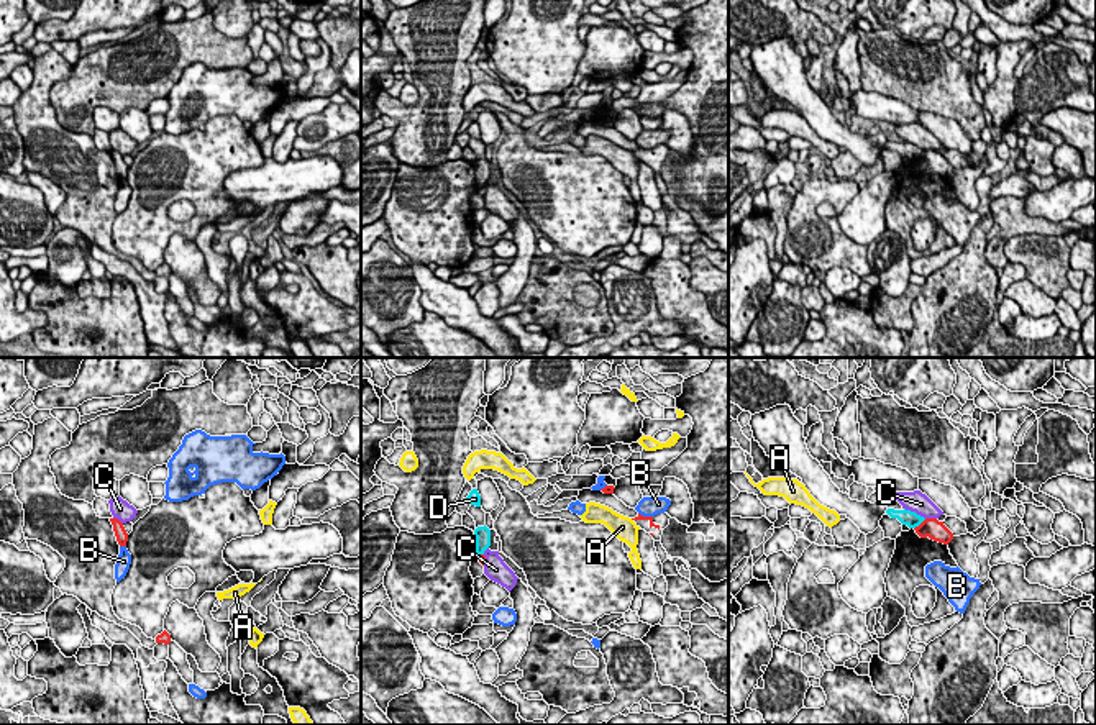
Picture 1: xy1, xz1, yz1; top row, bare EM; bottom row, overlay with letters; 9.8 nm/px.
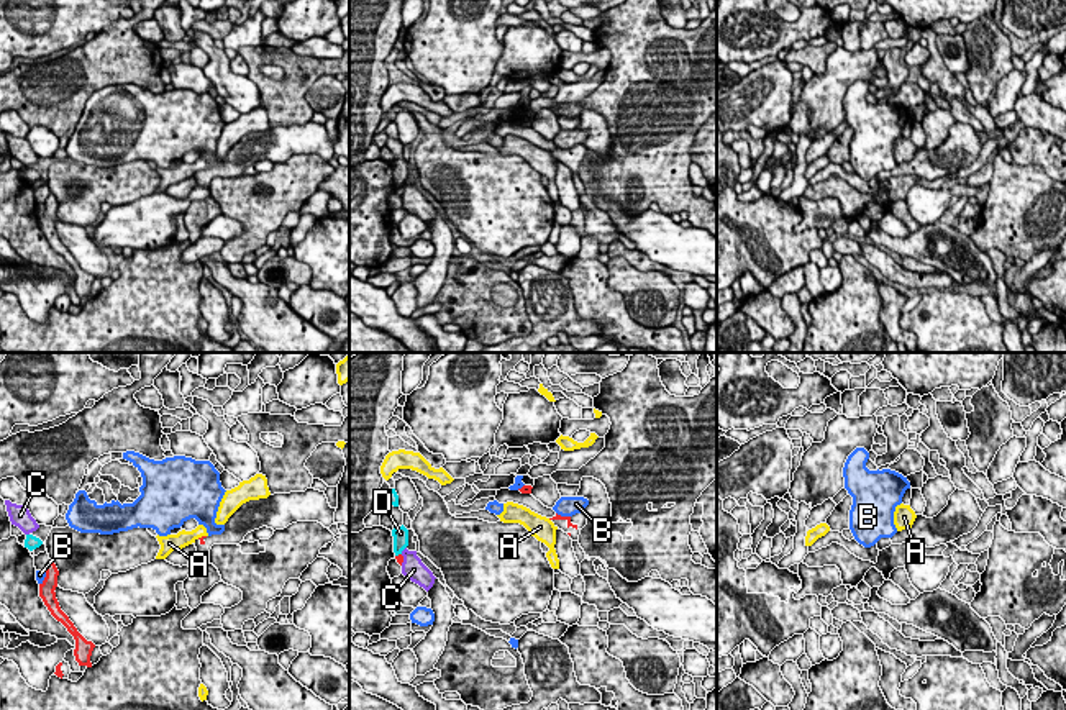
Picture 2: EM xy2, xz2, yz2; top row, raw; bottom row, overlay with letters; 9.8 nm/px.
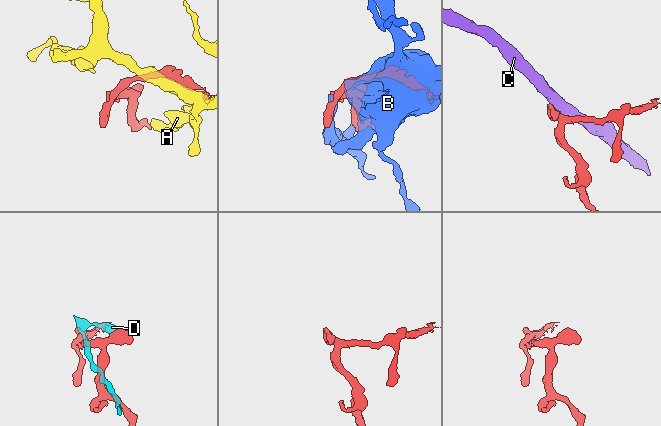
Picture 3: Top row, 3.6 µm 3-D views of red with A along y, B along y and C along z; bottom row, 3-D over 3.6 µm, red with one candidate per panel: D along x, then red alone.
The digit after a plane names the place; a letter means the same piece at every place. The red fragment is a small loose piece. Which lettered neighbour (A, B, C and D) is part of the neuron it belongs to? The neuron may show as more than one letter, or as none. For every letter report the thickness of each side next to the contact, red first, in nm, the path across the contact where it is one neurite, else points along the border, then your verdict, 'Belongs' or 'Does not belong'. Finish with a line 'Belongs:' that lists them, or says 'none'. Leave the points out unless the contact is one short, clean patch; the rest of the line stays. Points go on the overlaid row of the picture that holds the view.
A: Thickness 50 nm (red) against 160 nm. Does not belong
B: Thickness 130 nm (red) against 140 nm. Does not belong
C: Thickness 200 nm (red) against 200 nm. Boundary: yz1 (926, 517), (936, 519). Does not belong
D: Thickness 200 nm (red) against 160 nm. Boundary: yz1 (926, 519), (914, 528). Does not belong
Belongs: none

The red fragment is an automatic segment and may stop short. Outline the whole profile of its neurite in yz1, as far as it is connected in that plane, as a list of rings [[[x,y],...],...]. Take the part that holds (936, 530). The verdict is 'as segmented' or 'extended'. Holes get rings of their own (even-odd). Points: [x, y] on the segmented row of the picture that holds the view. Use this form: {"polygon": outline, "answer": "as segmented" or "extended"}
{"polygon": [[[925,518],[919,527],[914,528],[920,538],[930,538],[934,541],[948,545],[953,540],[953,533],[938,522],[937,518]]], "answer": "as segmented"}

